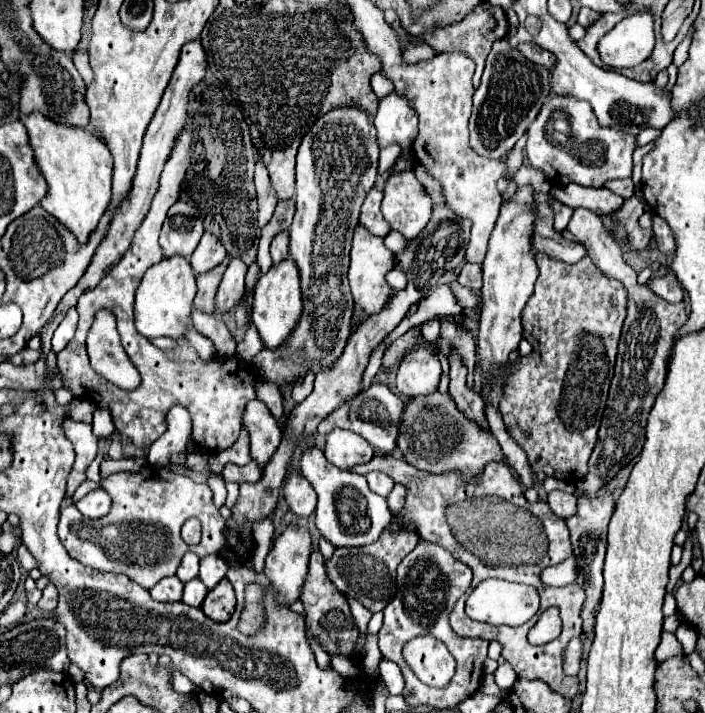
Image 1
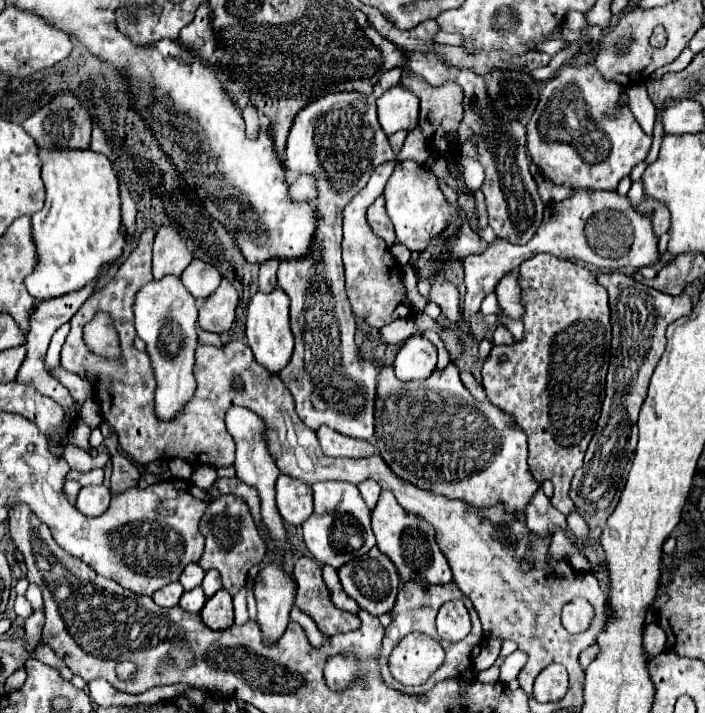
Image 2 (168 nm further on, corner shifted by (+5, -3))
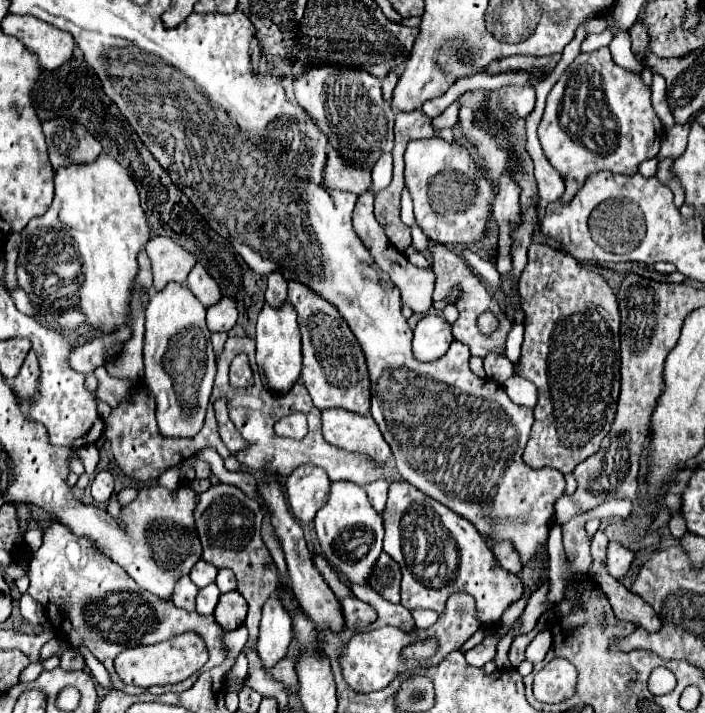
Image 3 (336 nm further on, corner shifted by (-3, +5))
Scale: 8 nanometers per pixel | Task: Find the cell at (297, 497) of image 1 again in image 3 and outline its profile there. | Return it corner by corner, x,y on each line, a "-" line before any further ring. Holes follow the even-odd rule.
301,465
287,477
287,501
299,521
313,521
329,497
329,477
323,469

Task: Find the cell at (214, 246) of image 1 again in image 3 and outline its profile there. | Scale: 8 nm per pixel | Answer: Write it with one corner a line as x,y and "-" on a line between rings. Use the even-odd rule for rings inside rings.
195,265
193,271
189,273
187,277
187,283
189,283
189,289
195,293
195,297
205,305
213,305
221,299
221,289
219,289
219,283
211,277
211,273
207,273
207,267
205,265

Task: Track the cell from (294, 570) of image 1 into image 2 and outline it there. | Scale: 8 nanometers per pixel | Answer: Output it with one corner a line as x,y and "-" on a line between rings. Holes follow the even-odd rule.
265,565
255,579
257,623
263,633
263,643
273,645
285,633
289,611
295,599
295,585
287,581
281,565

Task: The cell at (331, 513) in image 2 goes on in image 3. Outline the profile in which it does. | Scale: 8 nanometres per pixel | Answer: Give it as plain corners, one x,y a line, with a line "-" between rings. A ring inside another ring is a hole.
351,481
331,483
329,499
325,507
319,509
313,523
325,559
349,581
365,585
373,563
383,551
383,521
381,515
371,507
365,489

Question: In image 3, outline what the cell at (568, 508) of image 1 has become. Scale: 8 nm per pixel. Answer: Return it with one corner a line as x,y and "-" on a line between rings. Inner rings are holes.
597,531
591,543
591,555
593,555
593,567
589,575
605,589
605,595
611,601
611,607
615,615
624,621
631,621
644,627
648,632
657,632
662,627
661,619
655,614
653,608
639,595
625,589
617,579
613,579
605,569
605,549
607,549
607,537
603,531

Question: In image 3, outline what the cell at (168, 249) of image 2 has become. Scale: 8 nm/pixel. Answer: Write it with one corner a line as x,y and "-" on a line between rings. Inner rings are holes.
151,237
145,249
153,263
155,289
161,289
169,281
177,281
177,283
187,281
187,275
195,265
193,253
187,253
181,245
175,245
171,237

